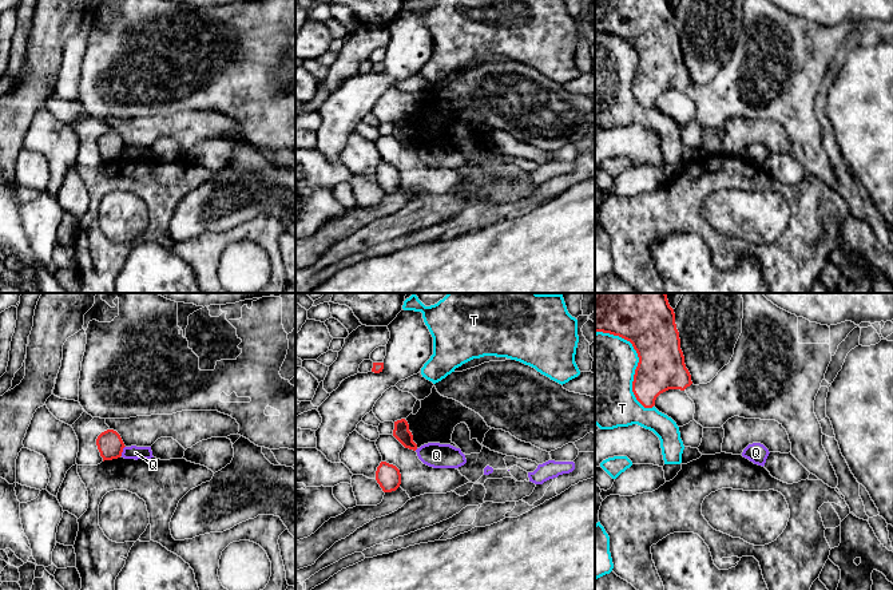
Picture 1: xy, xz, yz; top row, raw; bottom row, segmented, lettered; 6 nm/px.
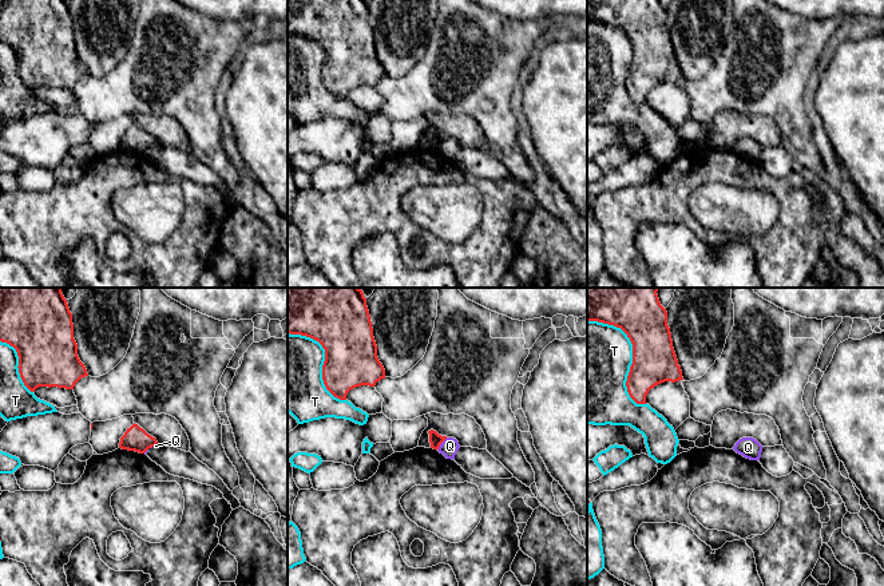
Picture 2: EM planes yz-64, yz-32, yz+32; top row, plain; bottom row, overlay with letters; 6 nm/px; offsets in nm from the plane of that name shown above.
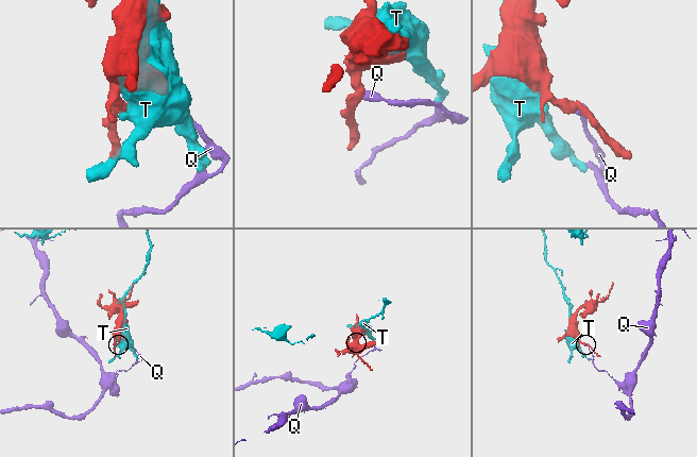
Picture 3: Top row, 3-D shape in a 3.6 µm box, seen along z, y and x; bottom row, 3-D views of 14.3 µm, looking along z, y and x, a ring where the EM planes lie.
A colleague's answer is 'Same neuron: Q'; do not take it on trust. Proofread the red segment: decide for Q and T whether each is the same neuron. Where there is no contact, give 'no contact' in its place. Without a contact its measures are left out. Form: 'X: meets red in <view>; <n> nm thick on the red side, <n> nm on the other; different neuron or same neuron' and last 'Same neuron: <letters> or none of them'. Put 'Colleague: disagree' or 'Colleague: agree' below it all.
Q: meets red in xy; 160 nm thick on the red side, 80 nm on the other; different neuron
T: meets red in yz; 300 nm thick on the red side, 420 nm on the other; different neuron
Same neuron: none of them
Colleague: disagree

